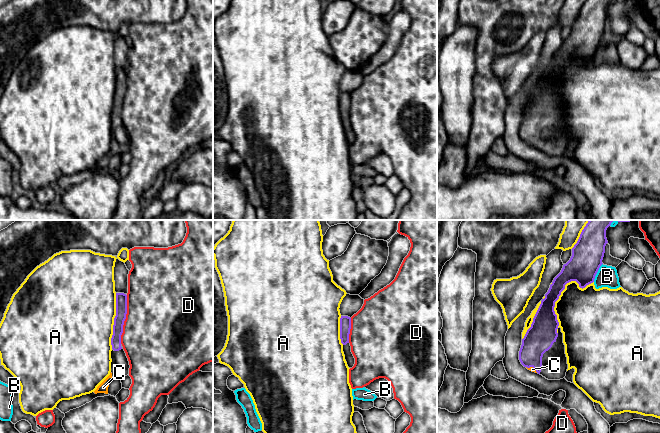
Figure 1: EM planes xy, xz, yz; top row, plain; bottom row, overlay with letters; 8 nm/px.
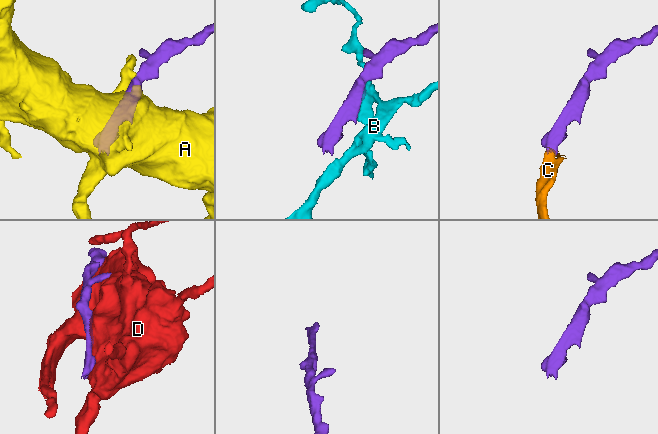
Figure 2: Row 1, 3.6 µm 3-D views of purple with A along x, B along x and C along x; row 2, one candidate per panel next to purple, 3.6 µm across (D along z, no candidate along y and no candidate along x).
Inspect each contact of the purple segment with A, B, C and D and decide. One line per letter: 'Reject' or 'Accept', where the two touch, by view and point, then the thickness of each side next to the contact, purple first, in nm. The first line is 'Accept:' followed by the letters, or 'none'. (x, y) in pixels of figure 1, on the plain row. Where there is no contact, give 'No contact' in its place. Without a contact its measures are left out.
Accept: C
A: Reject. Touches purple at yz (560, 70). Thickness 200 nm (purple) against 420 nm
B: Reject. Touches purple at yz (597, 47). Thickness 260 nm (purple) against 170 nm
C: Accept. Touches purple at yz (532, 142). Thickness 240 nm (purple) against 40 nm
D: Reject. Touches purple at xy (125, 94). Thickness 100 nm (purple) against 500 nm

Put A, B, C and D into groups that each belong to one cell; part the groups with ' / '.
A / B / C / D

